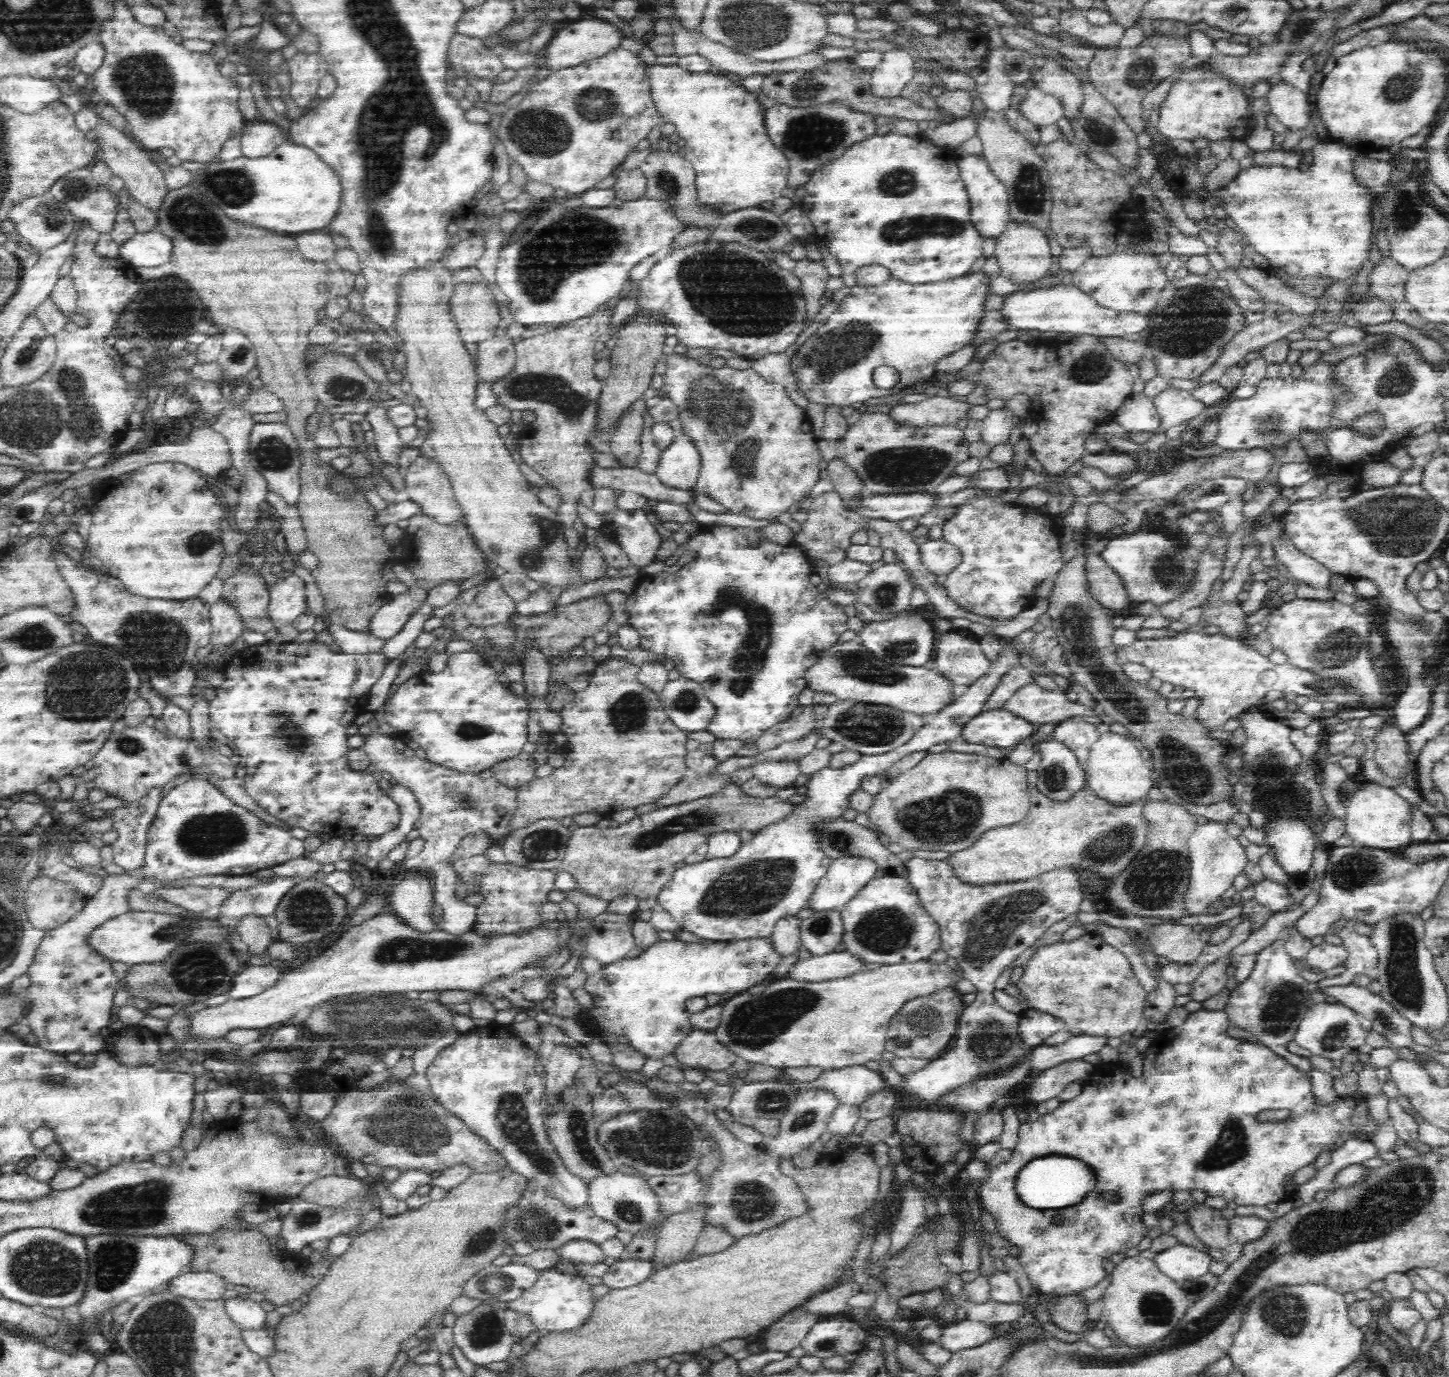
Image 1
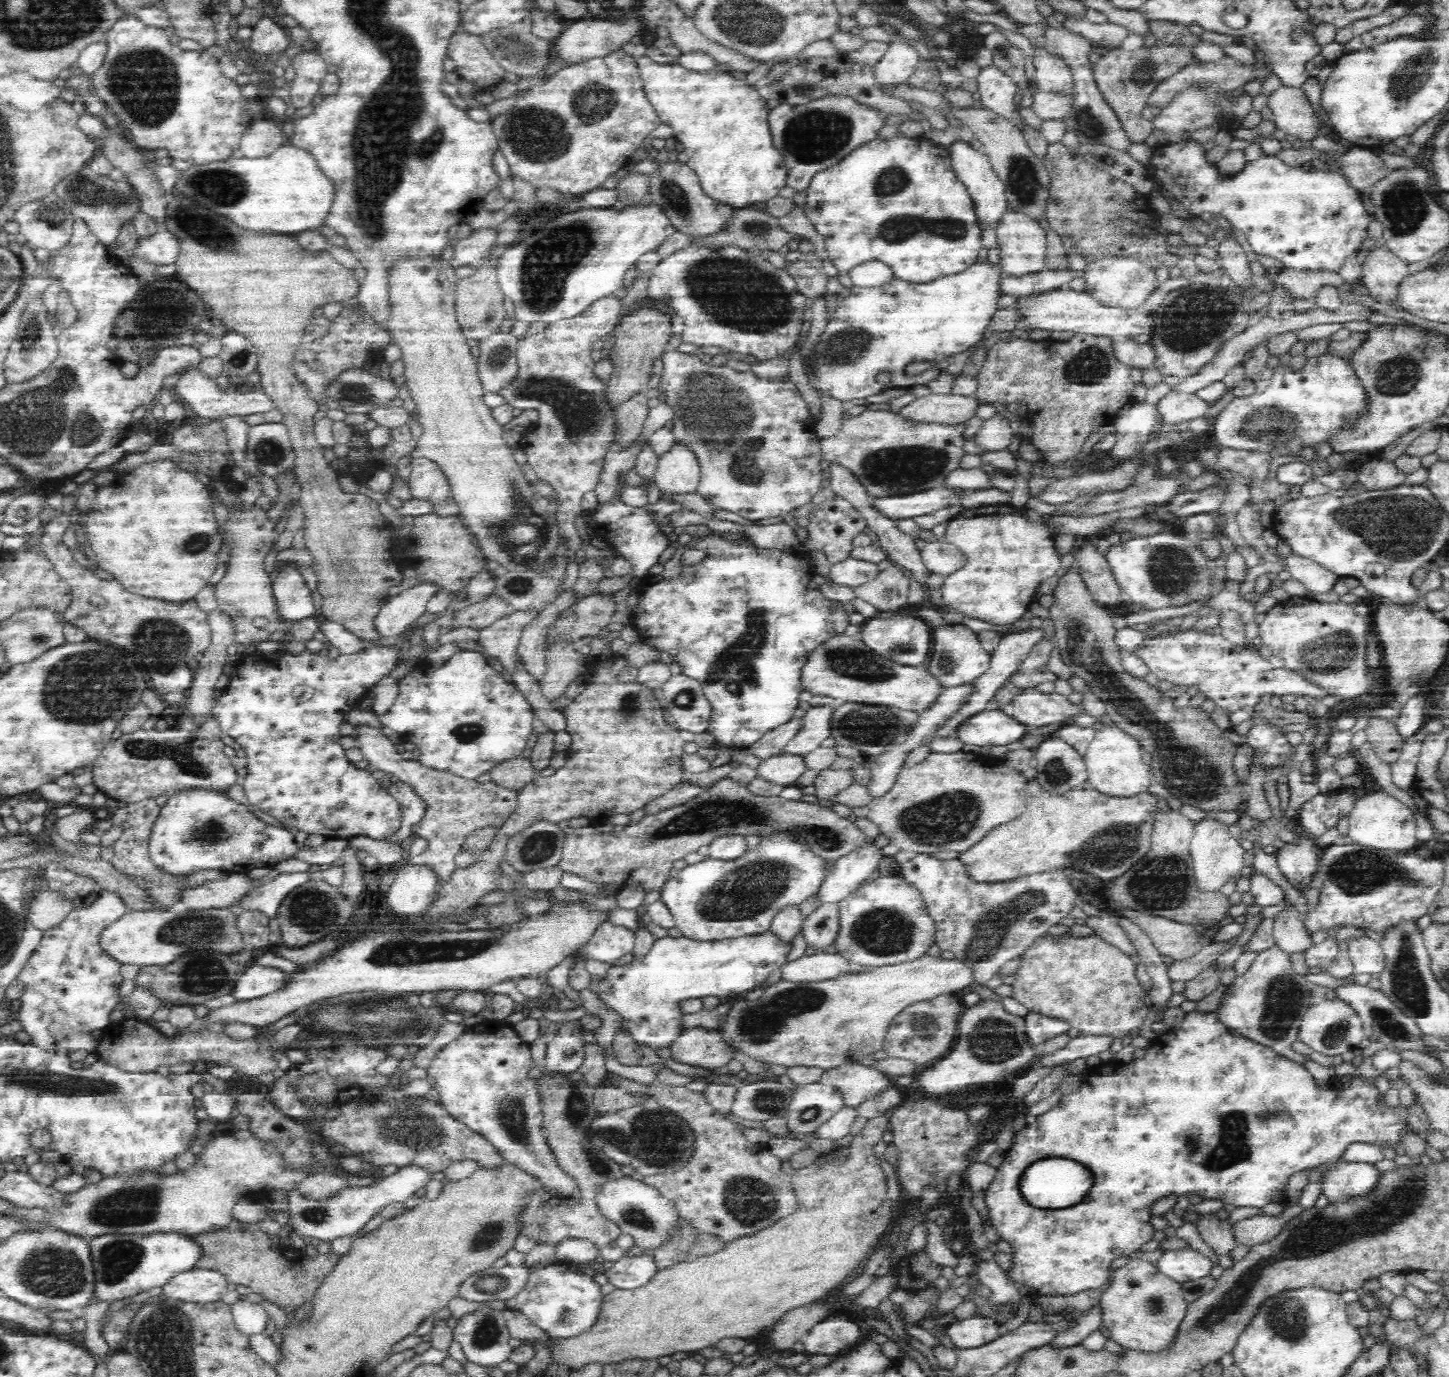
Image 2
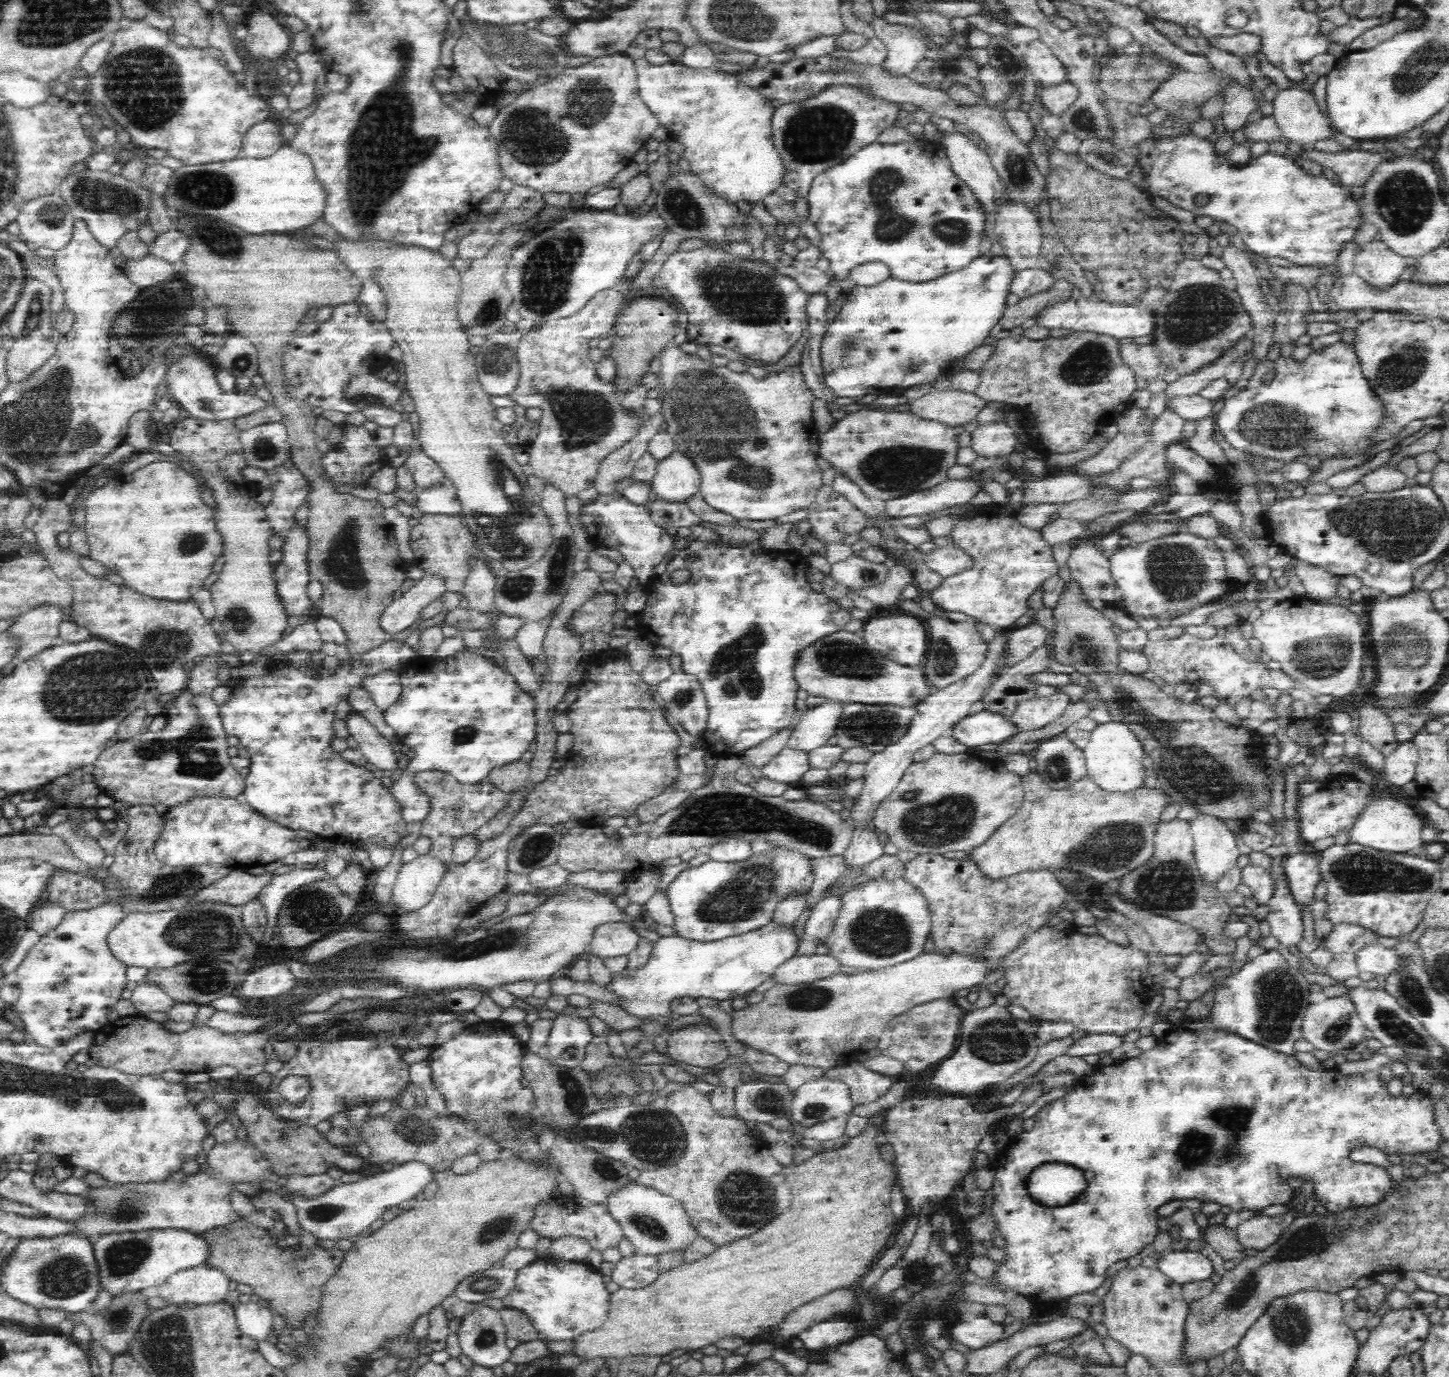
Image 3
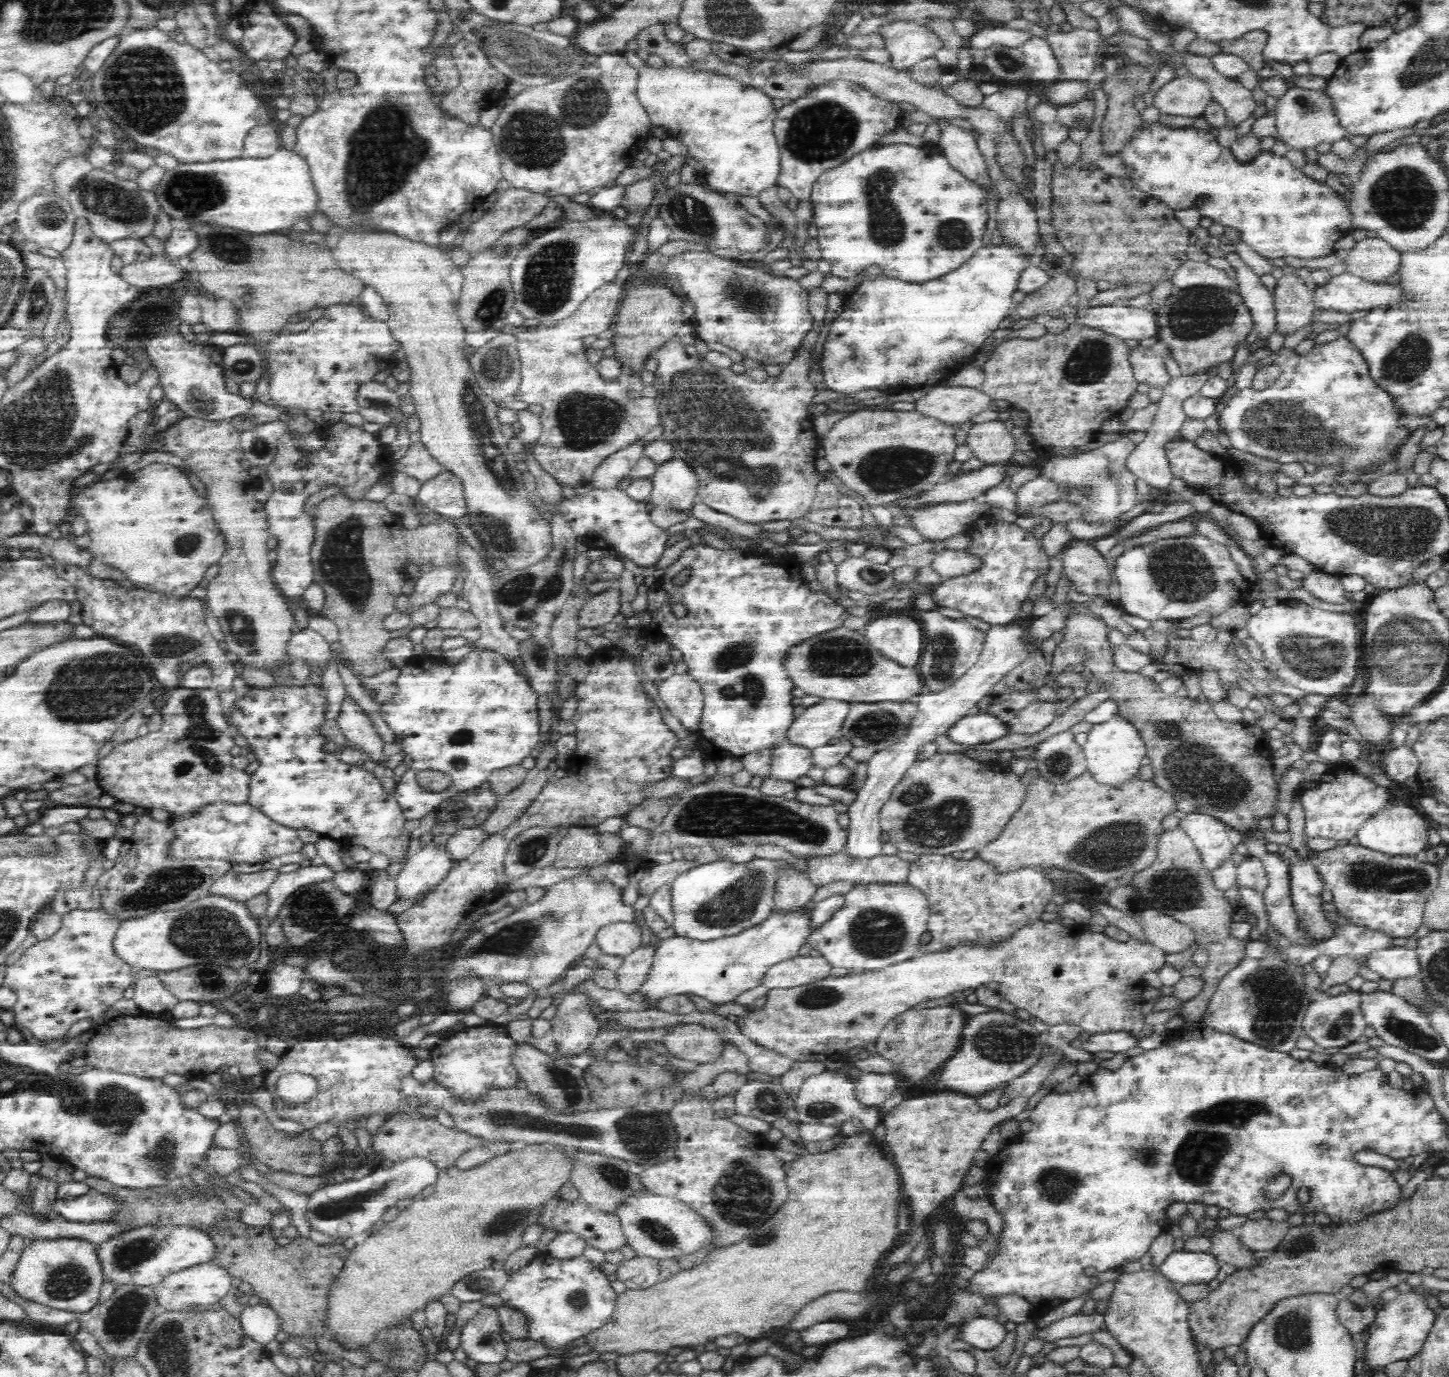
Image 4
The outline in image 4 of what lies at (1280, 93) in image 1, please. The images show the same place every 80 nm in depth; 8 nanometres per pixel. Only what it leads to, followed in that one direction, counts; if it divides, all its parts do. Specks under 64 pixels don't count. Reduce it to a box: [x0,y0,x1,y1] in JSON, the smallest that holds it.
[1273,86,1350,152]

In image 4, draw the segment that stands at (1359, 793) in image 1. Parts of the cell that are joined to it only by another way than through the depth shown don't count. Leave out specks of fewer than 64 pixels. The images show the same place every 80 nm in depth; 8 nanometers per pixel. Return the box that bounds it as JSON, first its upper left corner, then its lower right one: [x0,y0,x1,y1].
[1356,802,1430,857]

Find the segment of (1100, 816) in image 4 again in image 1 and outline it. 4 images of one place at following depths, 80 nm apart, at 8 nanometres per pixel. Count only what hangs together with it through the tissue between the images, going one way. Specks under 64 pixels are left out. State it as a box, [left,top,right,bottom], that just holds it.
[945,786,1148,886]

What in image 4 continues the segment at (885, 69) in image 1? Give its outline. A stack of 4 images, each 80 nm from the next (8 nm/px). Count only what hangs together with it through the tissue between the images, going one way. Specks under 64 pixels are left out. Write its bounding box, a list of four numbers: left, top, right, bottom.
[877,20,942,71]

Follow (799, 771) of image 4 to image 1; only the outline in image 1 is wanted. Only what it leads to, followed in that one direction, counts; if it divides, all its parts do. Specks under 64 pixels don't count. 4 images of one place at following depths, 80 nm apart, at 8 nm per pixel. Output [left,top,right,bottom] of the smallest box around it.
[752,761,799,788]

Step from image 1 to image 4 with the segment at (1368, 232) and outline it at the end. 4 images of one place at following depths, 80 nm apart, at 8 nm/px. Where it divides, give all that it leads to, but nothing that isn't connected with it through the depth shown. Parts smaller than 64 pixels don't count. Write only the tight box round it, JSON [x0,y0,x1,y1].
[1122,121,1353,260]

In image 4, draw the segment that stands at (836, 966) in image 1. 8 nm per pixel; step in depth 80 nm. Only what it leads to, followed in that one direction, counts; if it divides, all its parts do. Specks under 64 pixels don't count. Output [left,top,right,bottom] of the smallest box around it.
[762,956,831,988]

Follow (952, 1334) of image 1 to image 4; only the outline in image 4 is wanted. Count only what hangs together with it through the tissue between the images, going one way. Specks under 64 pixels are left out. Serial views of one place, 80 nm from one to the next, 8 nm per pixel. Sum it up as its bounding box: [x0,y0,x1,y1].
[960,1316,1007,1350]

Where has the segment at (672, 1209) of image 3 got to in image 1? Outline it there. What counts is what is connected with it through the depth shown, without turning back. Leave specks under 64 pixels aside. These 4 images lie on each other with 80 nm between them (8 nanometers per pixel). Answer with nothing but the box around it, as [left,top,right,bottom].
[588,1171,664,1235]

